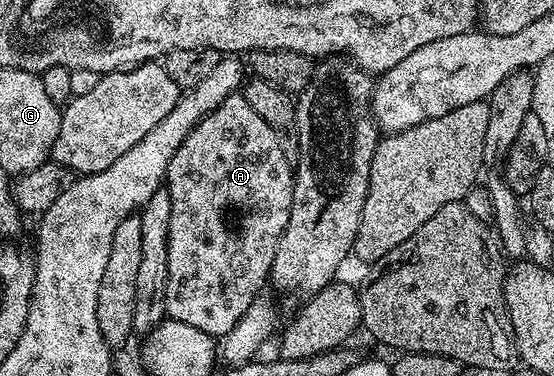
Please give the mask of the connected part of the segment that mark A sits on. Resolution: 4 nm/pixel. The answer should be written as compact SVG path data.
M243 96L227 97L225 103L221 103L208 117L202 117L192 127L187 138L181 143L181 147L177 147L165 178L165 187L170 191L173 203L173 215L169 219L169 271L167 272L167 289L163 293L163 302L167 308L166 316L170 320L189 323L189 327L197 327L197 331L205 331L216 339L226 337L229 331L233 331L233 327L237 327L237 323L249 311L256 297L264 292L263 284L268 284L271 264L275 258L279 240L289 223L294 186L293 167L285 159L285 151L281 151L279 136L275 134L273 127L269 127L269 123L265 123L265 119L261 119L261 115L257 115L257 111L253 111L253 107L249 107L249 103Z

